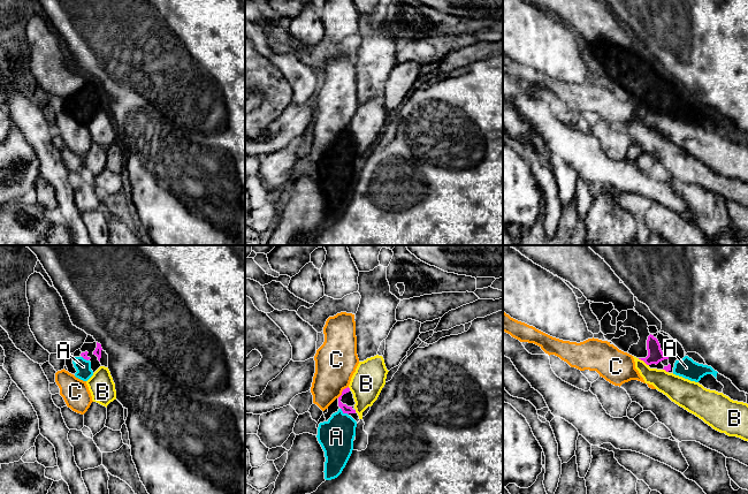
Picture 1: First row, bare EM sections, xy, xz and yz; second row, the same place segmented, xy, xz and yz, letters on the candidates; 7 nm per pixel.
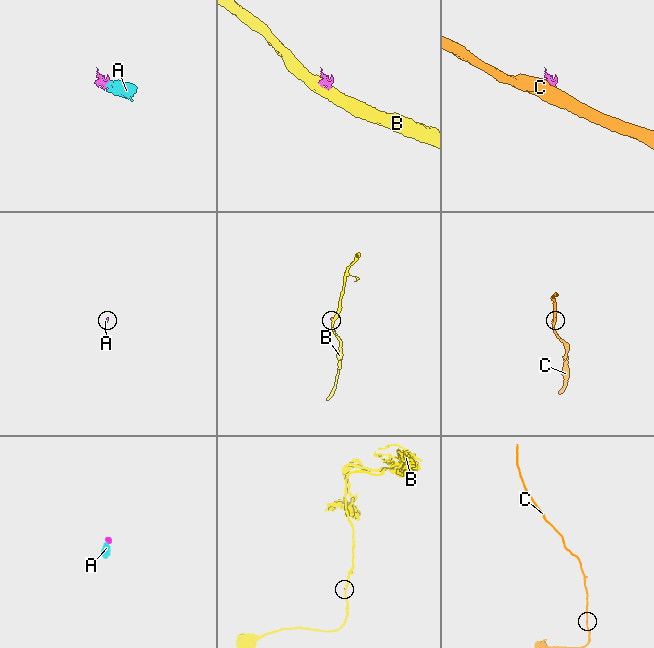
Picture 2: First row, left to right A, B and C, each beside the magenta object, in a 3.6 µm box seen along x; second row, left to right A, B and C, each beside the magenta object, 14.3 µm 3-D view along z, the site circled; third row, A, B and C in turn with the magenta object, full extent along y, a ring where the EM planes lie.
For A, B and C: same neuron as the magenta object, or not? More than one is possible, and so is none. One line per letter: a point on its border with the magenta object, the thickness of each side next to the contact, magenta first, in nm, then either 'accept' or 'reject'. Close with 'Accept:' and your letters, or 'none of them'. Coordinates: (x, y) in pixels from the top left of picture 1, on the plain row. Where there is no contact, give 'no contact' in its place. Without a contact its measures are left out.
A: contact xz (344, 154); calibres 60 and 240 nm; accept
B: contact yz (643, 103); calibres 110 and 160 nm; reject
C: contact xz (342, 134); calibres 60 and 300 nm; reject
Accept: A

